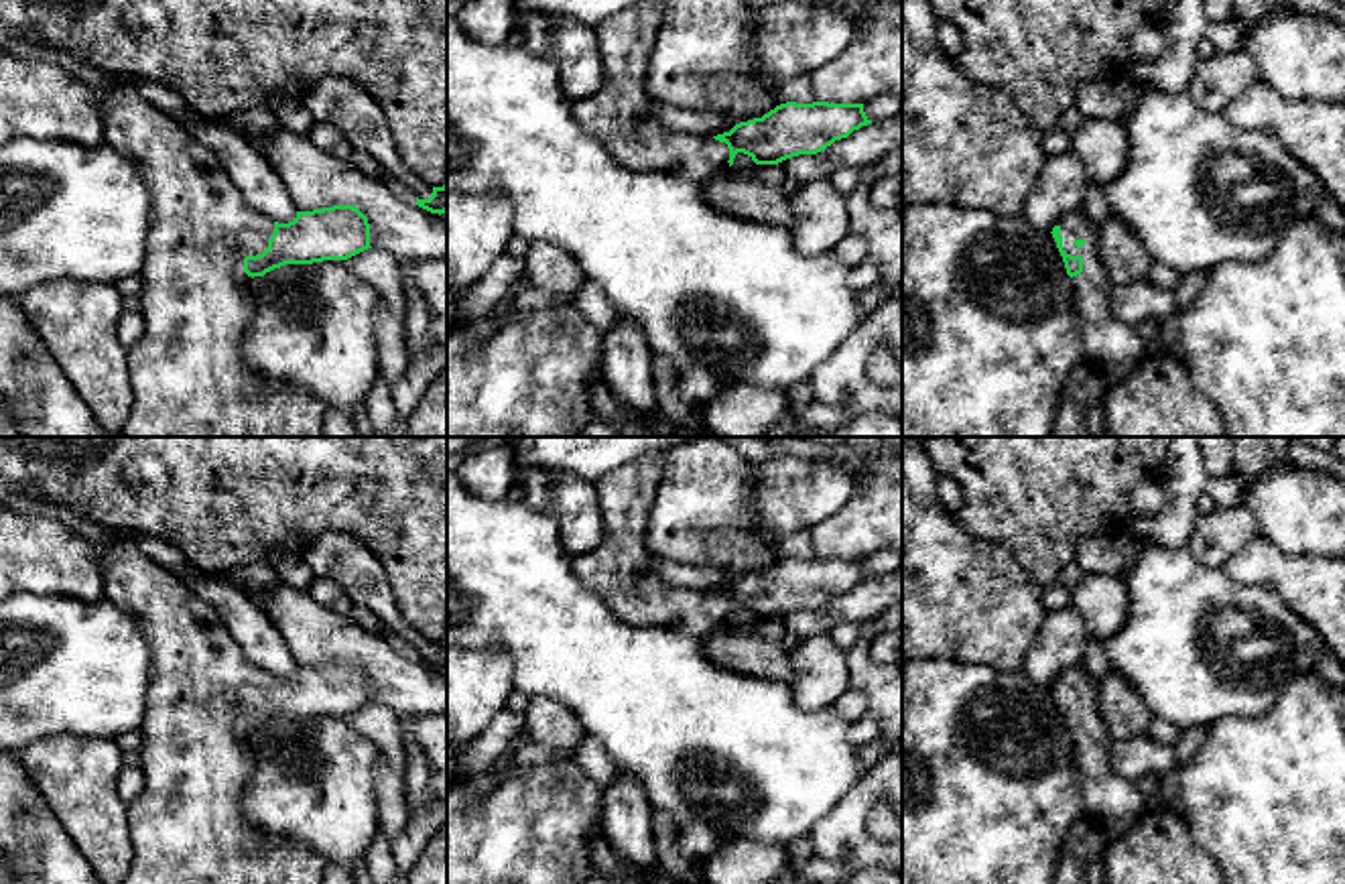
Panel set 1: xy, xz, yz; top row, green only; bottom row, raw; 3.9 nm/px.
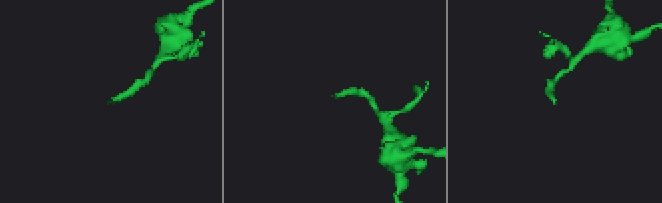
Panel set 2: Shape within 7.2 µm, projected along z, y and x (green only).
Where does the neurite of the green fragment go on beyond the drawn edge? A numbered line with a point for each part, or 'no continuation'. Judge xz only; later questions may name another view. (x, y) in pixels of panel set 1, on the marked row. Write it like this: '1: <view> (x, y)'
1: xz (622, 114)

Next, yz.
1: yz (1112, 350)

